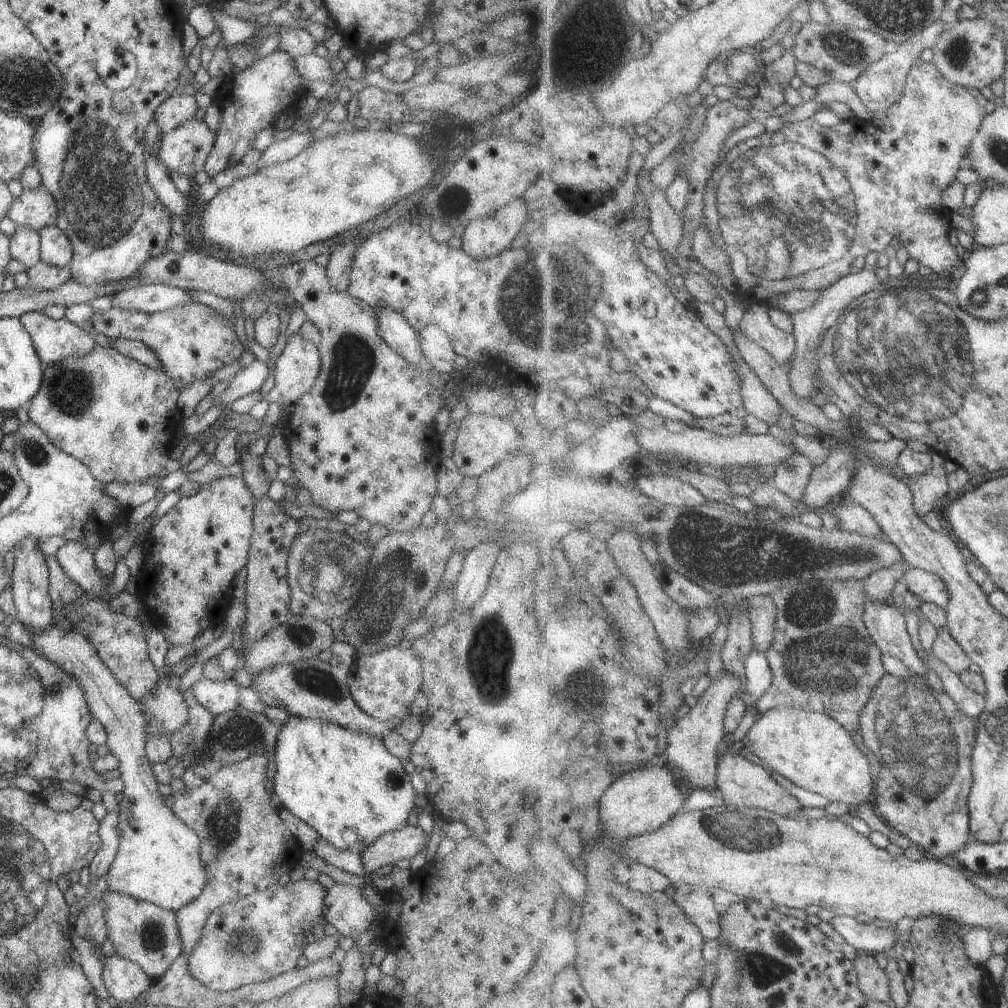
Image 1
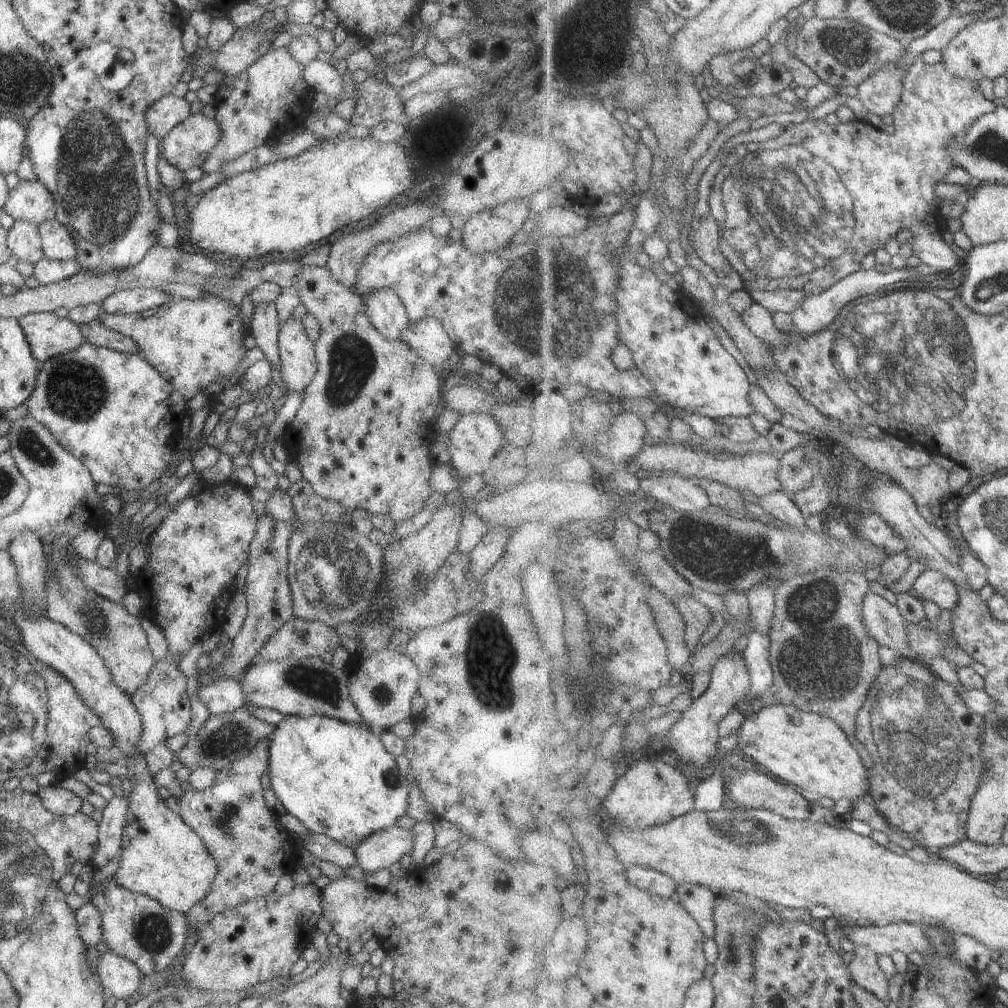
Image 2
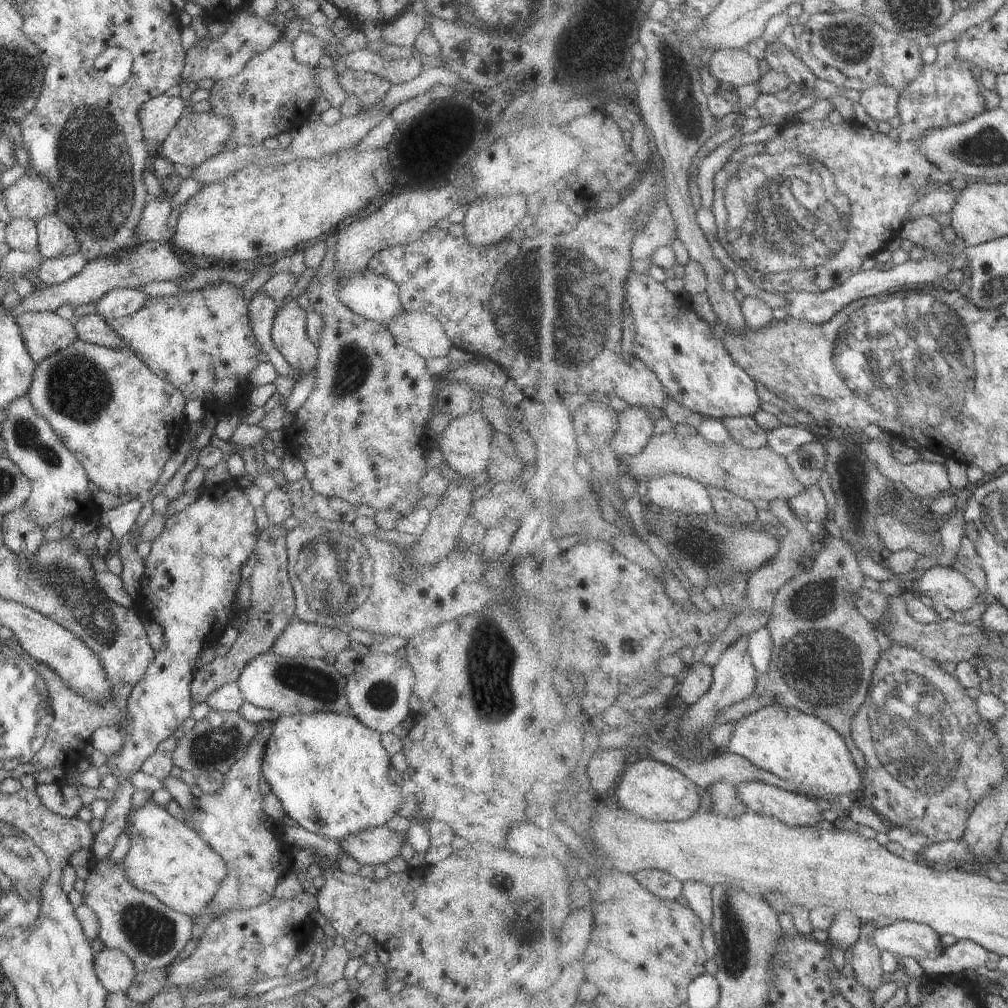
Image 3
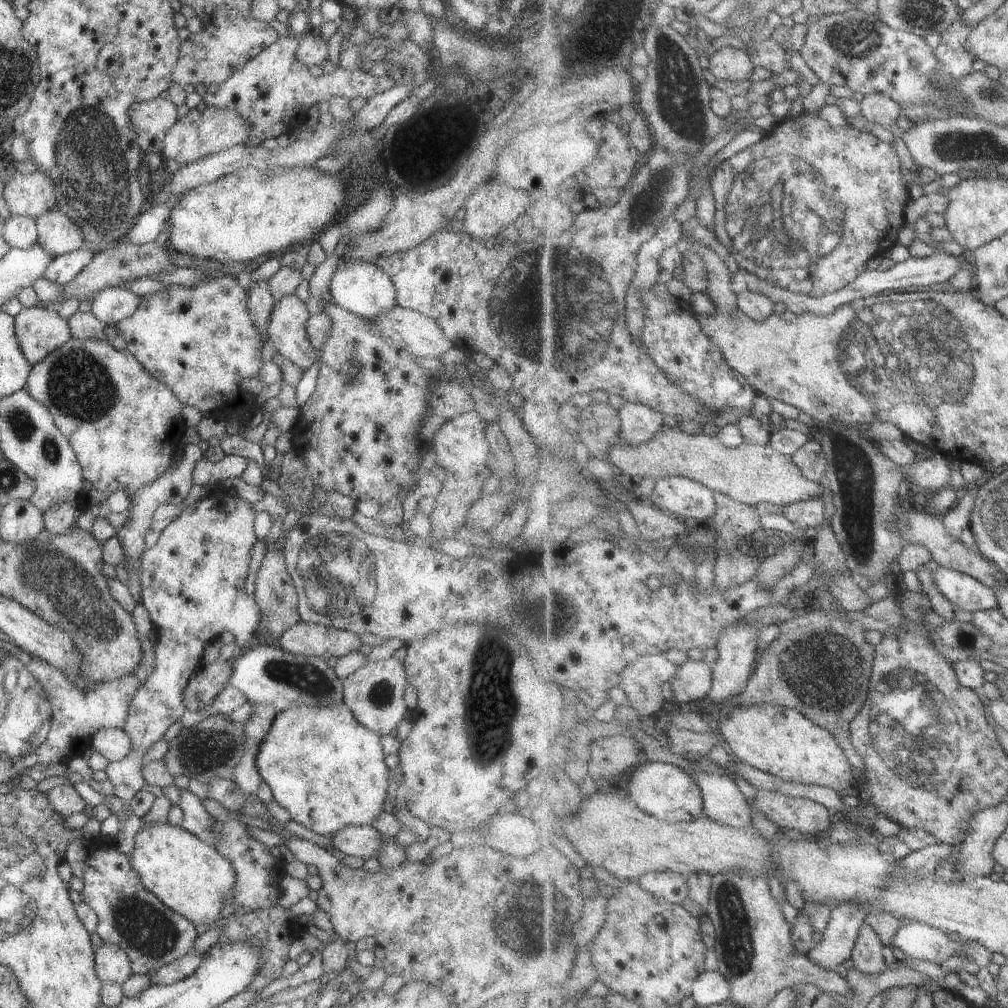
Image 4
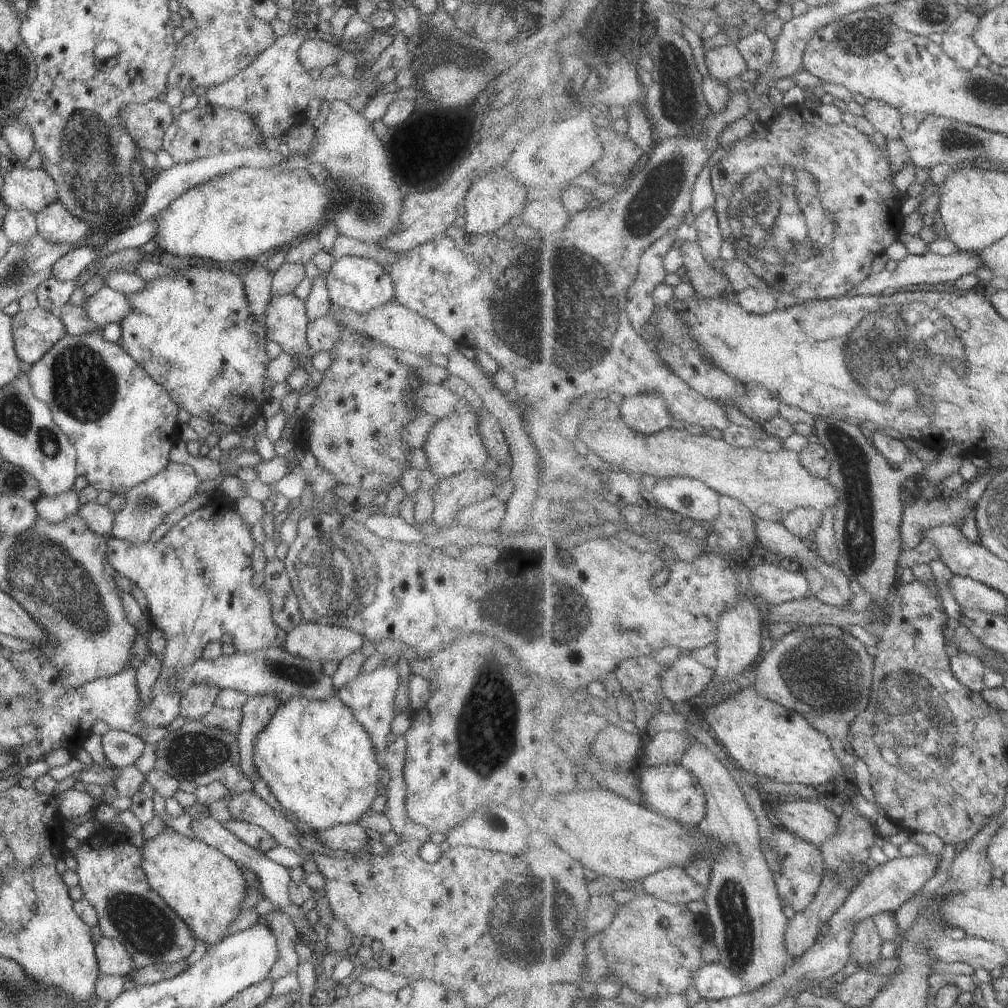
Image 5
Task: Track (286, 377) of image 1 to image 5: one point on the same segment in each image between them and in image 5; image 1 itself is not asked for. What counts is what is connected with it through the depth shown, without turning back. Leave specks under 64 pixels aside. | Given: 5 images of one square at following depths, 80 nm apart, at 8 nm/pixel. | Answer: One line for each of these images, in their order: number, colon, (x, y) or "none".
2: (297, 351)
3: (289, 330)
4: (288, 322)
5: (286, 324)

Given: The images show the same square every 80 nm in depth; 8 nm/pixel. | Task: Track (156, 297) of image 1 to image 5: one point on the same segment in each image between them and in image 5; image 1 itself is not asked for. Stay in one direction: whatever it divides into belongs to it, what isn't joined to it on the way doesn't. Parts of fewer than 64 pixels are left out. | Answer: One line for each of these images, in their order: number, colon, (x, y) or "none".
2: (124, 301)
3: (119, 302)
4: (112, 304)
5: (106, 306)

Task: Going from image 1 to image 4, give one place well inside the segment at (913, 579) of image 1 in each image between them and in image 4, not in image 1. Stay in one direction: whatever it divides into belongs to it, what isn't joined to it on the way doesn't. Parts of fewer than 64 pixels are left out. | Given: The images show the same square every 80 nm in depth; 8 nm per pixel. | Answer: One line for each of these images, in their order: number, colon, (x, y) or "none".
2: (933, 585)
3: (946, 585)
4: (964, 591)

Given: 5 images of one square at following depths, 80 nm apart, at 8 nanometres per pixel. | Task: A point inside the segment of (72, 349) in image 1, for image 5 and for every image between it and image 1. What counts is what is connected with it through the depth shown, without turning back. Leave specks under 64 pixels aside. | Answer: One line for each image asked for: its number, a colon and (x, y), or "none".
2: (48, 335)
3: (44, 332)
4: (40, 331)
5: (35, 331)

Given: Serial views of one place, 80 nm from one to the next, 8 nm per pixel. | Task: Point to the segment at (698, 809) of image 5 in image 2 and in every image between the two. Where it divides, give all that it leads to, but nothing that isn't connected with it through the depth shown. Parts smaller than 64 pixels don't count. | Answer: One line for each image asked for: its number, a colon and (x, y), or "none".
2: (652, 793)
3: (655, 790)
4: (665, 791)

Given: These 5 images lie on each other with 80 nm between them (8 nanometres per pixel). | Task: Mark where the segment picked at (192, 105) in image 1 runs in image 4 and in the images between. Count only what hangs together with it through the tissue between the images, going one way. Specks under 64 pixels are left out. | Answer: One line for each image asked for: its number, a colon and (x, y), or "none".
2: (165, 113)
3: (158, 116)
4: (152, 119)

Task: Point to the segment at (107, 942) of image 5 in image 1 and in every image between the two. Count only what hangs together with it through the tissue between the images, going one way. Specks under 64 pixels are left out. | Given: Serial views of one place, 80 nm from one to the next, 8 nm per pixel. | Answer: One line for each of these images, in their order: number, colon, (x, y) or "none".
1: (125, 980)
2: (120, 977)
3: (114, 968)
4: (112, 965)

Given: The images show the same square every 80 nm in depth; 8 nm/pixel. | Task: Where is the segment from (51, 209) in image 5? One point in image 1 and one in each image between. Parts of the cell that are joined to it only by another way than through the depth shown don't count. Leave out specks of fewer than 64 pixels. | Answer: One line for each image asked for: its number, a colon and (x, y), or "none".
1: (56, 249)
2: (57, 243)
3: (56, 237)
4: (57, 234)

